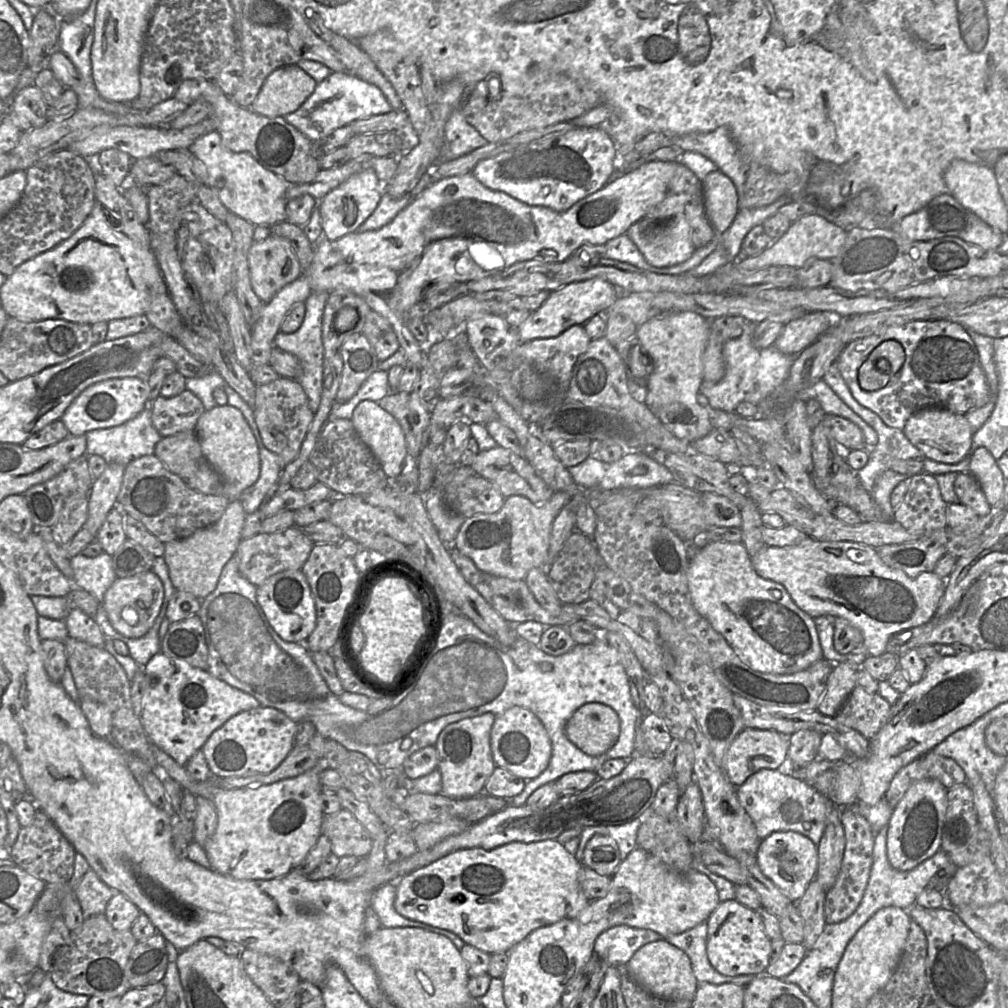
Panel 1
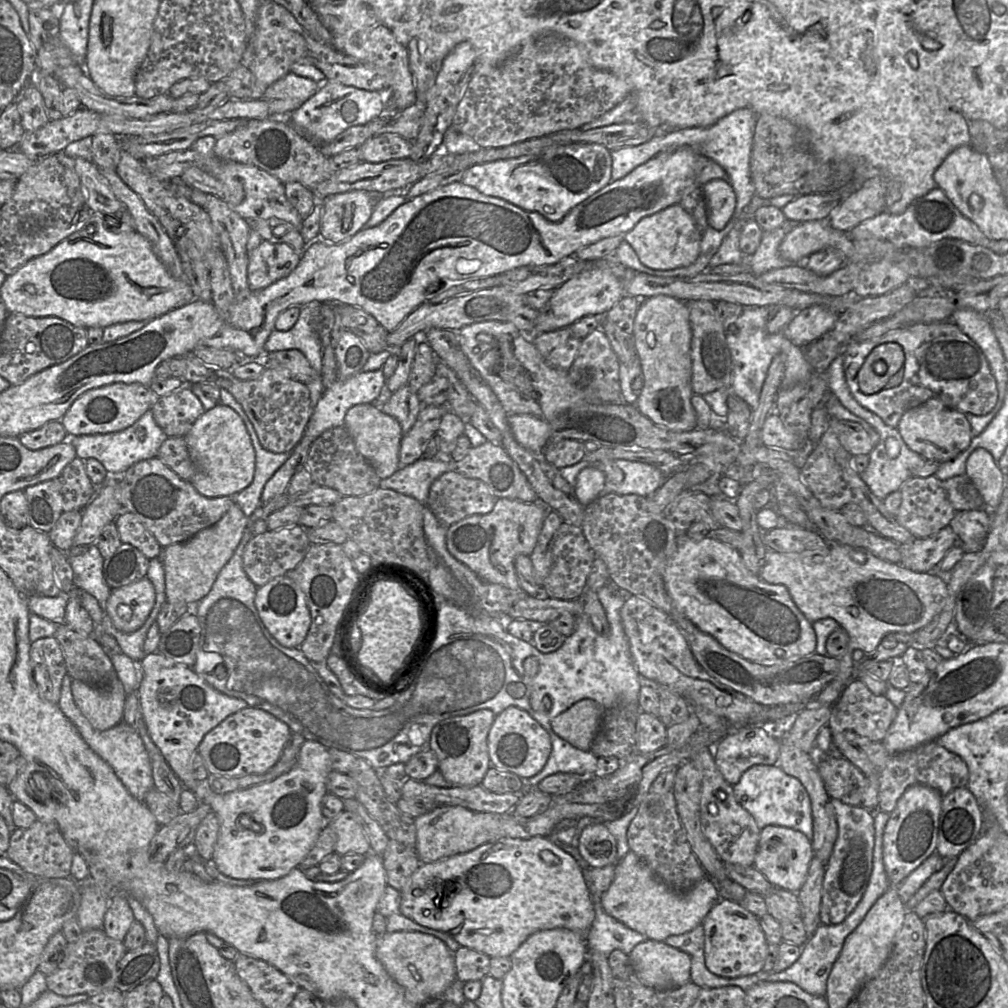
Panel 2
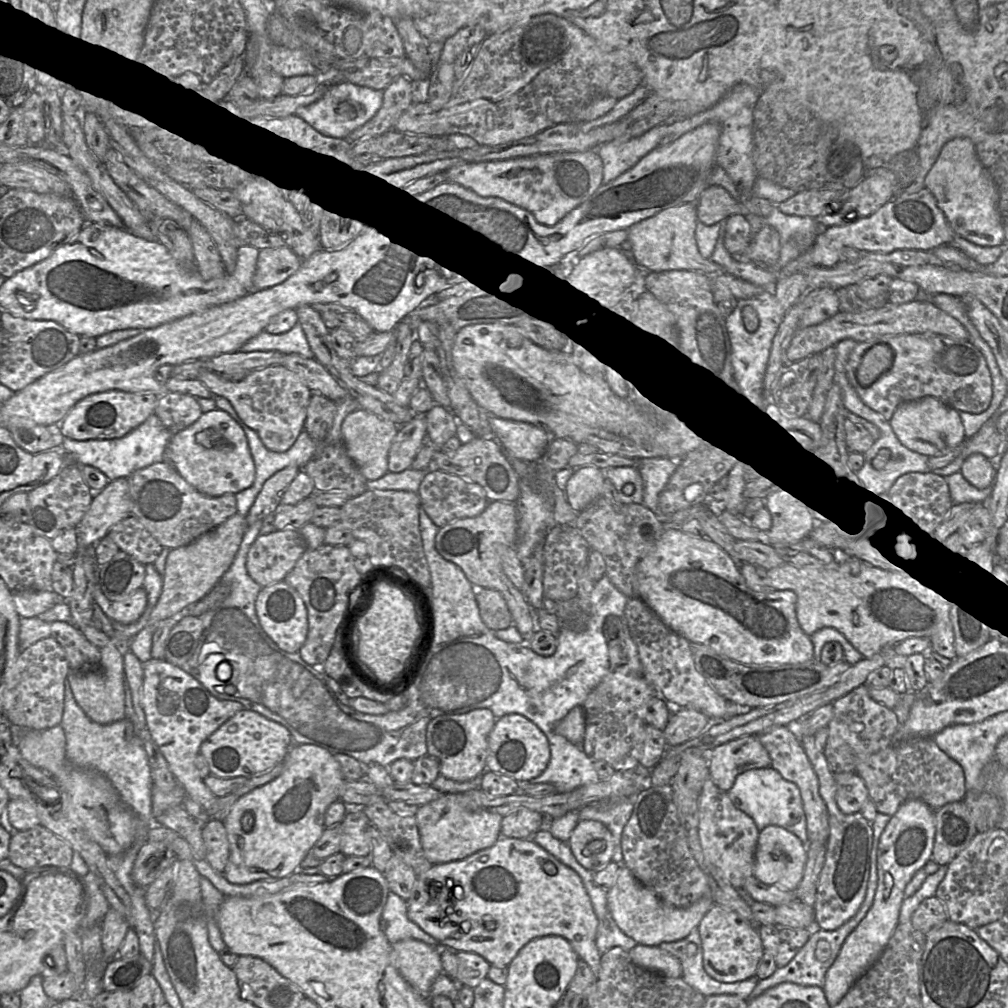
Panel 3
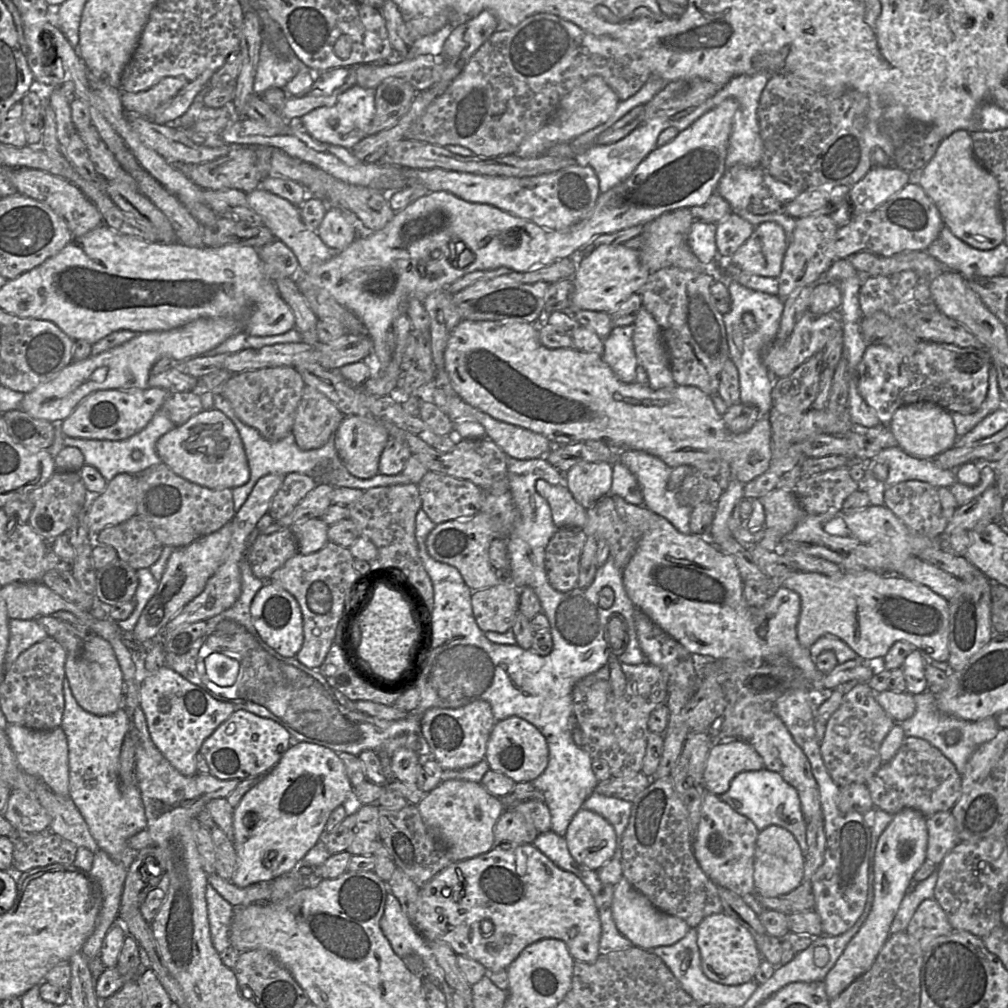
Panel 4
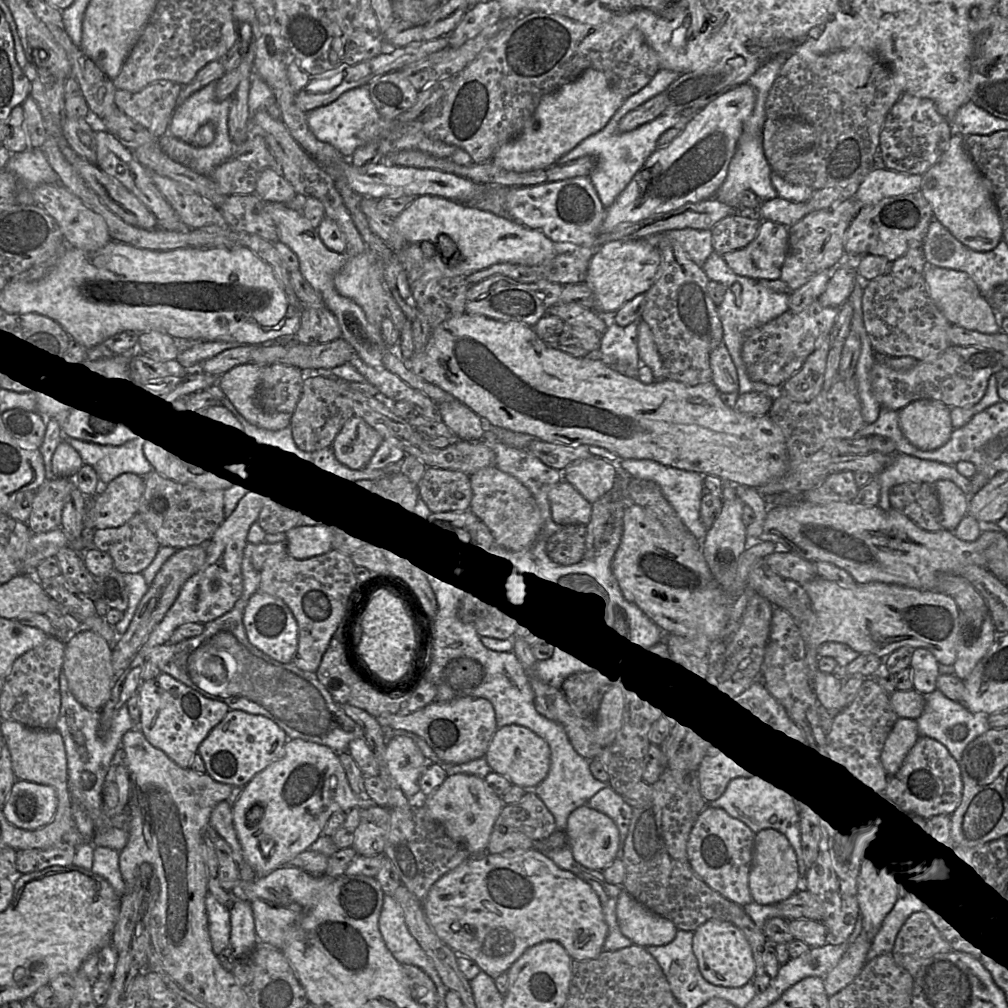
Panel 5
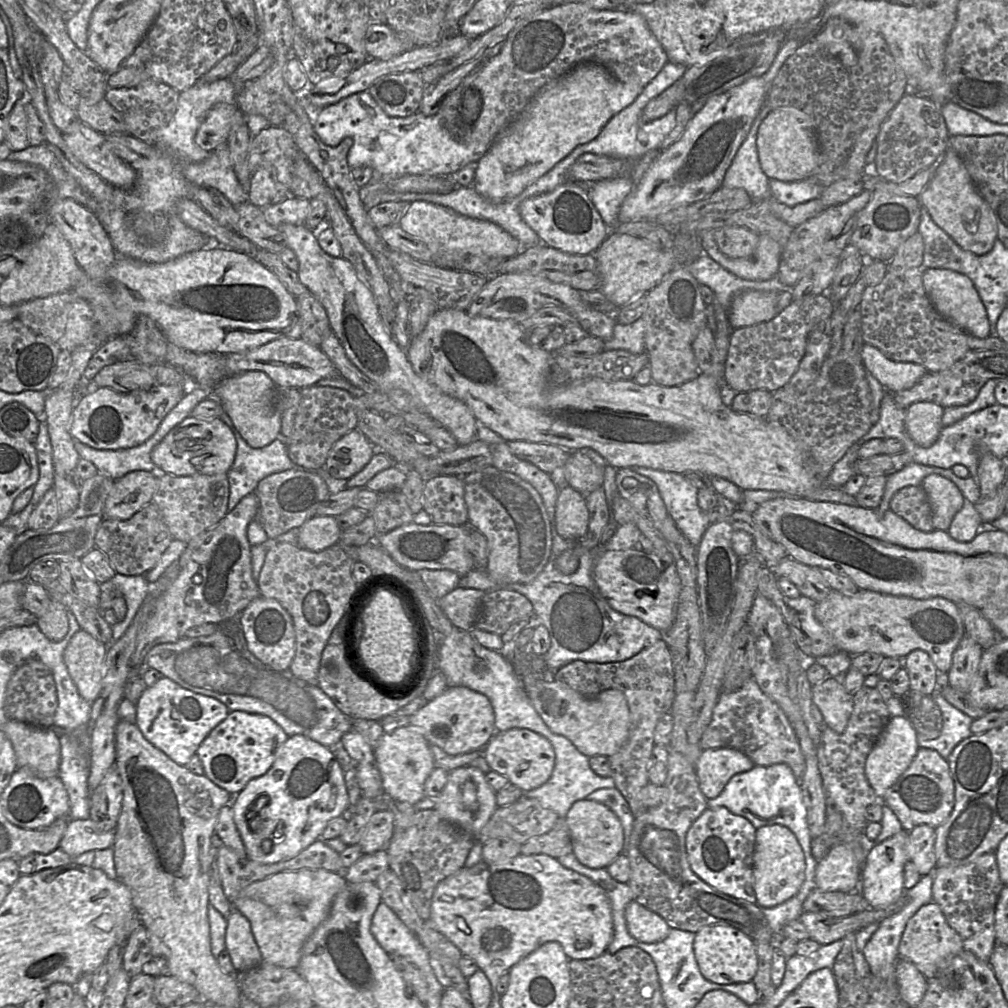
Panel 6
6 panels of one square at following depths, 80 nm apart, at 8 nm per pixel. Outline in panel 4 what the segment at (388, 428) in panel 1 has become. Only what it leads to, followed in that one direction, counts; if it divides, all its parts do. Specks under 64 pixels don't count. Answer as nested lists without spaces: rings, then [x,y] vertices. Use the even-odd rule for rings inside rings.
[[[345,416],[335,433],[337,454],[356,478],[376,476],[381,454],[388,442],[386,427],[376,418]]]

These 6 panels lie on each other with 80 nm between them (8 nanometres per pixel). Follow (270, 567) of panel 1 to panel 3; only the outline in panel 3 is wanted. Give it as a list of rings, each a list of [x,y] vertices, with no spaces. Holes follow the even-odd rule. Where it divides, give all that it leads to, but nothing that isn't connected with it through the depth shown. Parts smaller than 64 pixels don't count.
[[[286,528],[259,535],[246,559],[249,576],[261,587],[283,581],[307,551],[299,529]]]

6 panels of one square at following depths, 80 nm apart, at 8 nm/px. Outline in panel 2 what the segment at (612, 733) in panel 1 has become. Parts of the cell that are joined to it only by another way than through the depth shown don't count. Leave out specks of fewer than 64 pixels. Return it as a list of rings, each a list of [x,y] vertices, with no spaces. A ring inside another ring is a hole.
[[[583,699],[552,721],[553,731],[581,751],[590,751],[605,709],[597,702]]]

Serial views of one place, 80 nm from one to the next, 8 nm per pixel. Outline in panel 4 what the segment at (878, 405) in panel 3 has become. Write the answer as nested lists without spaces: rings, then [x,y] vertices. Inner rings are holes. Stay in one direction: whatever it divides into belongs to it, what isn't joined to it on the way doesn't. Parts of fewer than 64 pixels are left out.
[[[918,341],[898,346],[898,350],[894,350],[888,345],[870,343],[858,365],[859,394],[874,409],[881,423],[889,424],[899,407],[918,401],[930,401],[949,412],[964,414],[972,414],[981,407],[987,396],[989,369],[992,366],[991,356],[985,349],[932,341]]]

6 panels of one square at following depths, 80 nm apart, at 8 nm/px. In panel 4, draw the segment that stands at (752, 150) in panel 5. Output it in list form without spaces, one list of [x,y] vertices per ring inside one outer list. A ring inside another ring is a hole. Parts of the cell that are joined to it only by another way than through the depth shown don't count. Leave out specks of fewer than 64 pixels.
[[[735,165],[726,169],[718,183],[716,193],[730,204],[732,213],[744,218],[754,227],[763,222],[779,224],[784,229],[789,242],[795,228],[796,219],[784,212],[755,215],[749,210],[752,197],[761,198],[763,201],[772,200],[770,190],[763,180],[764,175],[765,171],[761,166]]]

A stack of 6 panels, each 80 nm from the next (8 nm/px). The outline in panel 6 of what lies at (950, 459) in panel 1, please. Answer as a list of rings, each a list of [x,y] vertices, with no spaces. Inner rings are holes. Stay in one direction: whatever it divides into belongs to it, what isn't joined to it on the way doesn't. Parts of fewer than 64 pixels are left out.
[[[918,401],[907,407],[905,424],[910,437],[927,448],[938,439],[942,428],[944,407],[930,401]]]

